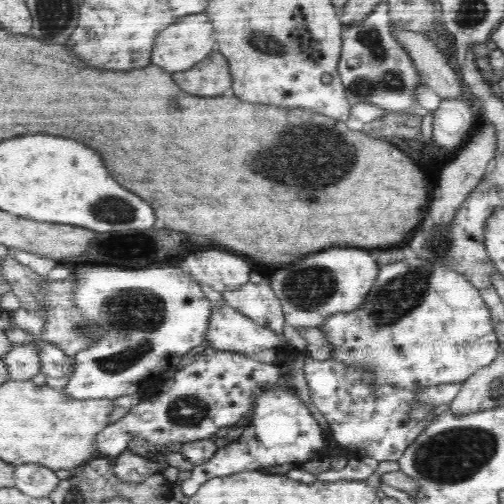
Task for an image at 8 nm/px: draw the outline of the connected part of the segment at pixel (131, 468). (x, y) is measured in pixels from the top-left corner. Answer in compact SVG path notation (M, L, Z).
M124 450L118 454L114 462L114 477L120 481L144 482L155 472L157 462L139 454Z

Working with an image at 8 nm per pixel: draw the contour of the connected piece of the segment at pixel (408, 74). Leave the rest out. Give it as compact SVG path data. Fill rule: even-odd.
M387 1L377 4L360 22L343 27L343 47L337 69L351 106L368 102L392 112L418 106L414 91L422 80L410 55L398 44L391 30Z

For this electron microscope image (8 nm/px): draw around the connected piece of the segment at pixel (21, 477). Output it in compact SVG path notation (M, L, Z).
M36 463L17 466L13 477L15 487L30 498L48 497L61 481L54 470Z

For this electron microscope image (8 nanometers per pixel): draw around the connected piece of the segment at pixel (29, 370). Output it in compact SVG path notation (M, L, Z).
M35 344L13 345L3 356L12 381L31 381L41 373L41 358Z

